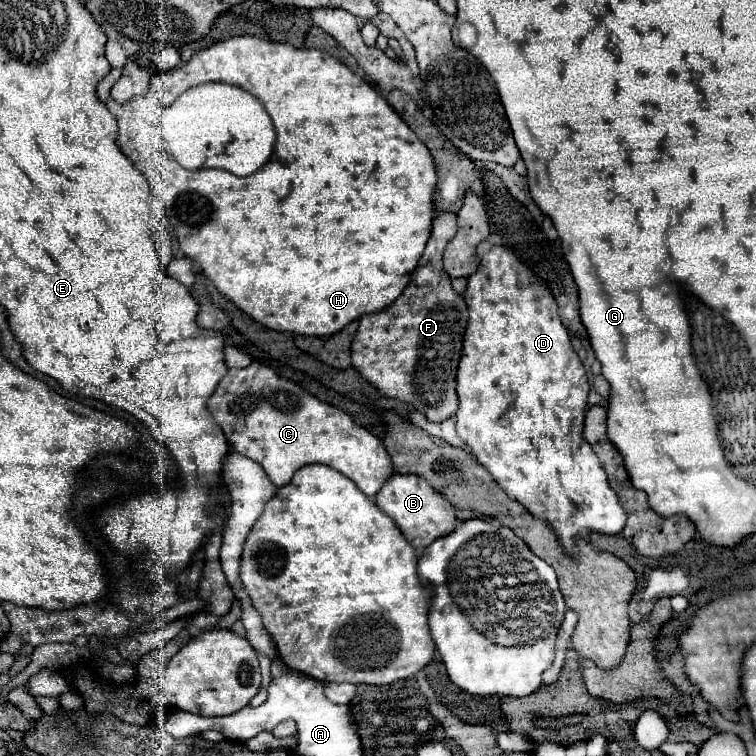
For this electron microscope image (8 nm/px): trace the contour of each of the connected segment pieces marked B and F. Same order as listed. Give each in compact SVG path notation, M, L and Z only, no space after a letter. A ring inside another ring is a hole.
M393 473L383 483L381 491L375 495L375 505L397 523L397 527L401 529L401 533L405 535L405 539L413 545L417 553L421 553L437 537L451 533L453 527L457 525L455 507L439 491L435 491L425 479L417 475Z
M437 213L433 219L431 237L427 241L425 253L419 259L409 285L403 293L385 309L377 313L367 313L359 319L359 329L351 343L353 367L373 383L385 397L393 397L413 405L417 411L425 413L429 421L439 423L455 415L457 411L457 393L455 393L455 371L461 357L461 341L467 325L467 305L459 293L451 289L451 281L443 271L443 251L453 233L457 231L455 213Z

